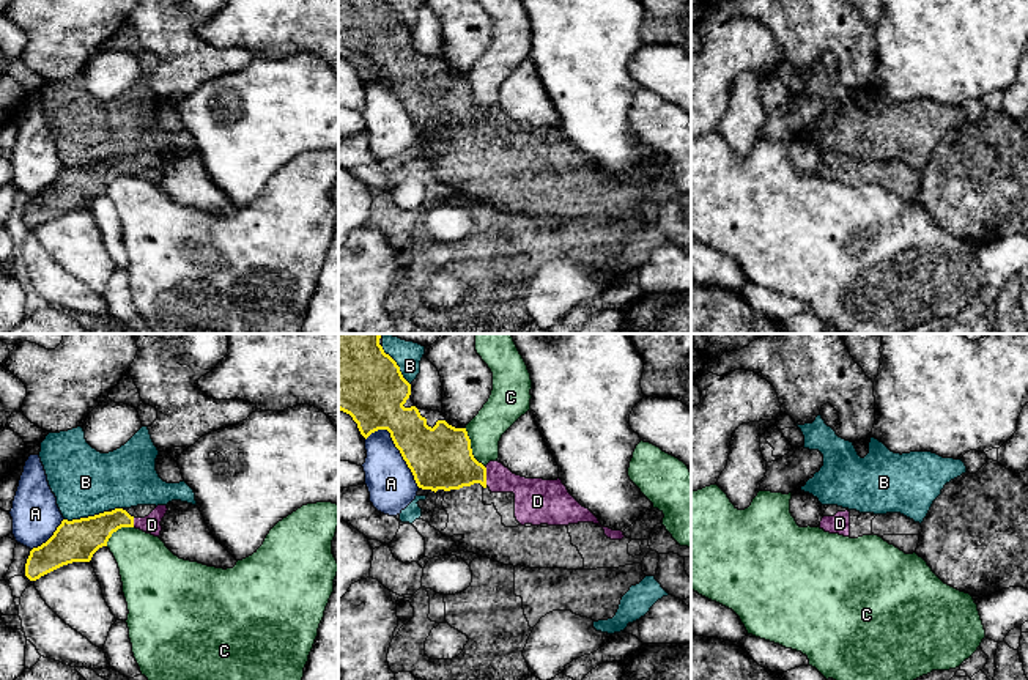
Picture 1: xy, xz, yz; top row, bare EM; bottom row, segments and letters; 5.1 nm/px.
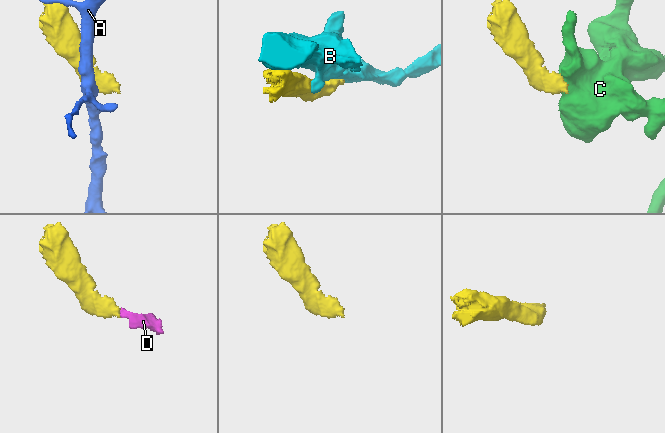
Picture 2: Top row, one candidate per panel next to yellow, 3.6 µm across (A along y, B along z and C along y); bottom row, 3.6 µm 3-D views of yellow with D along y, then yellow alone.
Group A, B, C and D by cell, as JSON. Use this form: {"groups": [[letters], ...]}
{"groups": [["A"], ["B"], ["C"], ["D"]]}

